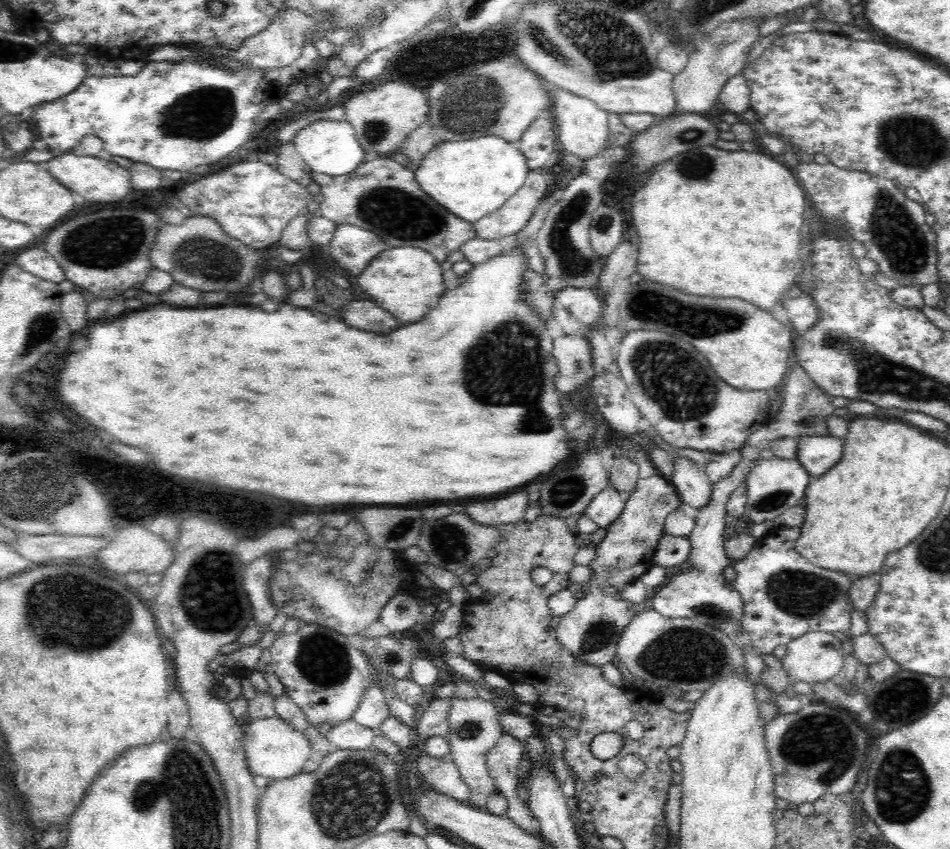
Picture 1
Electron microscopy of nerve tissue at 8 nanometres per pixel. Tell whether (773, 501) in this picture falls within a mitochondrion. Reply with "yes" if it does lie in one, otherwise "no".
yes

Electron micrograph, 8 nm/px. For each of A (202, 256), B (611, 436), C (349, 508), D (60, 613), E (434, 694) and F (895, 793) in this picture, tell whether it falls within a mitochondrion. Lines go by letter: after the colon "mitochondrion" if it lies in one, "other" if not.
A: mitochondrion
B: other
C: other
D: mitochondrion
E: other
F: mitochondrion

